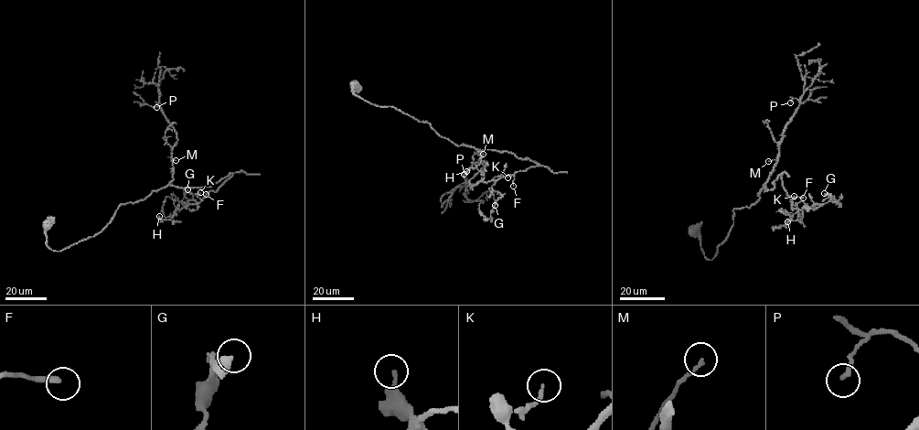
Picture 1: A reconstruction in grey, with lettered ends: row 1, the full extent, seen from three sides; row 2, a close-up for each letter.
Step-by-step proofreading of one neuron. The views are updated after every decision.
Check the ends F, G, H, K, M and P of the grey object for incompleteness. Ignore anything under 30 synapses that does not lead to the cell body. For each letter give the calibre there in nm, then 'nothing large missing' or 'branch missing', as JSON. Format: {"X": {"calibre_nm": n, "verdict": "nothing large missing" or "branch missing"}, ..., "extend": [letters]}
{"F": {"calibre_nm": 240, "verdict": "branch missing"}, "G": {"calibre_nm": 400, "verdict": "nothing large missing"}, "H": {"calibre_nm": 200, "verdict": "nothing large missing"}, "K": {"calibre_nm": 140, "verdict": "nothing large missing"}, "M": {"calibre_nm": 160, "verdict": "nothing large missing"}, "P": {"calibre_nm": 190, "verdict": "nothing large missing"}, "extend": ["F"]}

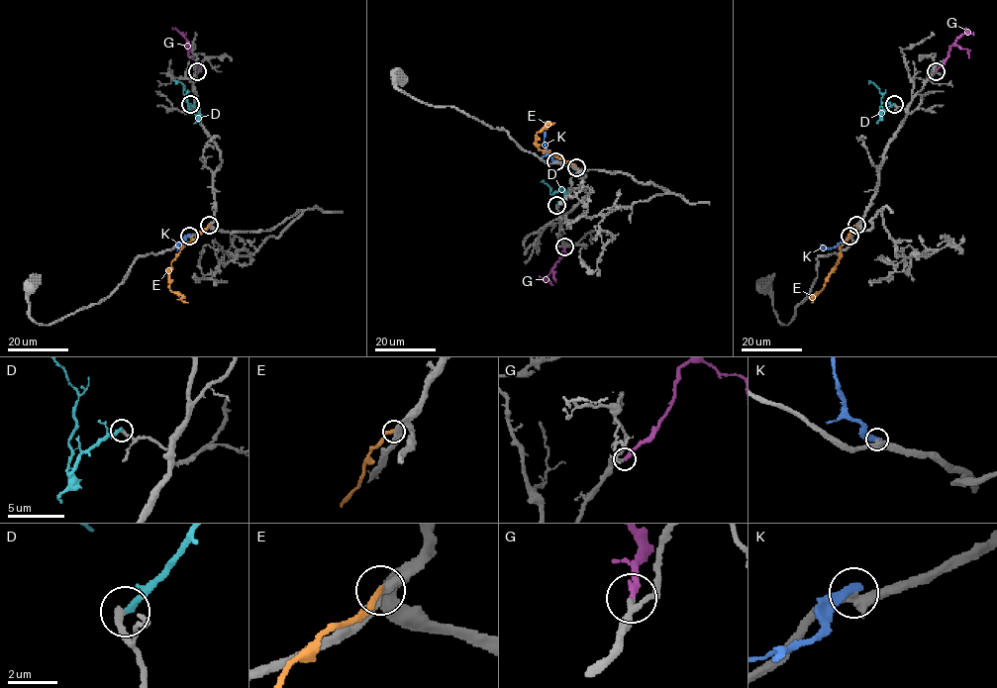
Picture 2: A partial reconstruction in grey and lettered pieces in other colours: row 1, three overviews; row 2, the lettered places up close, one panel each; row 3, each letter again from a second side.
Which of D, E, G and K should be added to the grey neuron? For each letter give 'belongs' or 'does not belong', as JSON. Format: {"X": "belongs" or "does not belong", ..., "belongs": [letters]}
{"D": "does not belong", "E": "does not belong", "G": "belongs", "K": "does not belong", "belongs": ["G"]}

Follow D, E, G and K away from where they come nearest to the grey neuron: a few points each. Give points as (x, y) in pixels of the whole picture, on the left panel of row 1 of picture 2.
D: (189, 105), (199, 112), (199, 116), (191, 111), (182, 93), (183, 85), (176, 83)
E: (209, 225), (182, 246), (168, 272), (169, 289), (188, 303)
G: (197, 71), (198, 62), (192, 56), (189, 42), (180, 33), (186, 35)
K: (189, 235), (177, 247), (177, 245)

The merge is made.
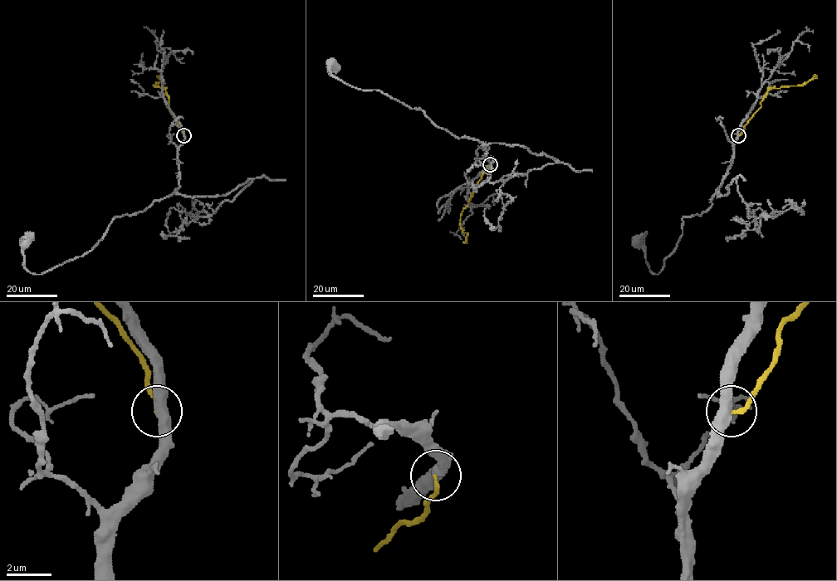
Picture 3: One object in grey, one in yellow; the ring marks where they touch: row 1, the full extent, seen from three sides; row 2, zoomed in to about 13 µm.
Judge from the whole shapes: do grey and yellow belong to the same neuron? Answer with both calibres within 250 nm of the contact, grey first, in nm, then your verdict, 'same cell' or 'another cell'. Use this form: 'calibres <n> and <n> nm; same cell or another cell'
calibres 460 and 170 nm; another cell

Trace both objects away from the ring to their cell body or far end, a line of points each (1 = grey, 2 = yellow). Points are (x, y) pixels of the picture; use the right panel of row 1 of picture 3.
1: (738, 135), (732, 165), (711, 205), (701, 215), (682, 218), (682, 235), (658, 274), (648, 265), (637, 240)
2: (738, 135), (761, 106), (764, 95), (772, 88), (804, 85), (816, 75)

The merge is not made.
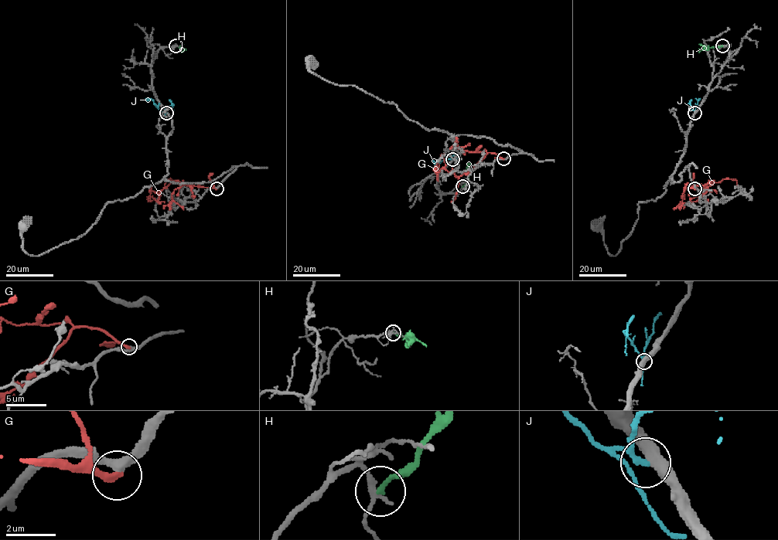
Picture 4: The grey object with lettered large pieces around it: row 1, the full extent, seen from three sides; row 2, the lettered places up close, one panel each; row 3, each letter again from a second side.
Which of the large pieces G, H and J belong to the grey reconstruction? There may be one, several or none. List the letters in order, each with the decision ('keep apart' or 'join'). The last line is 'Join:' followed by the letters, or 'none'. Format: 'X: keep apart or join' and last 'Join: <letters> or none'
G: keep apart
H: keep apart
J: join
Join: J

